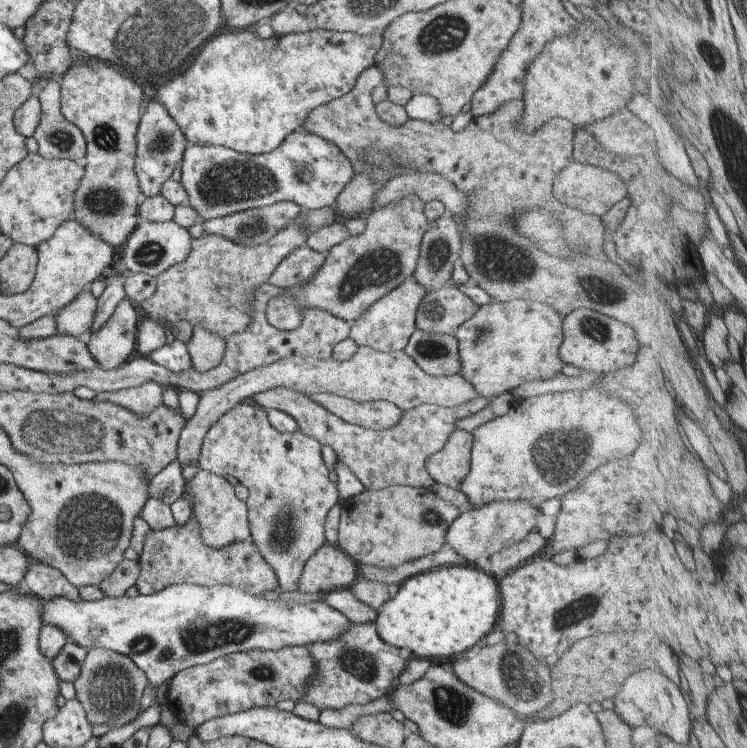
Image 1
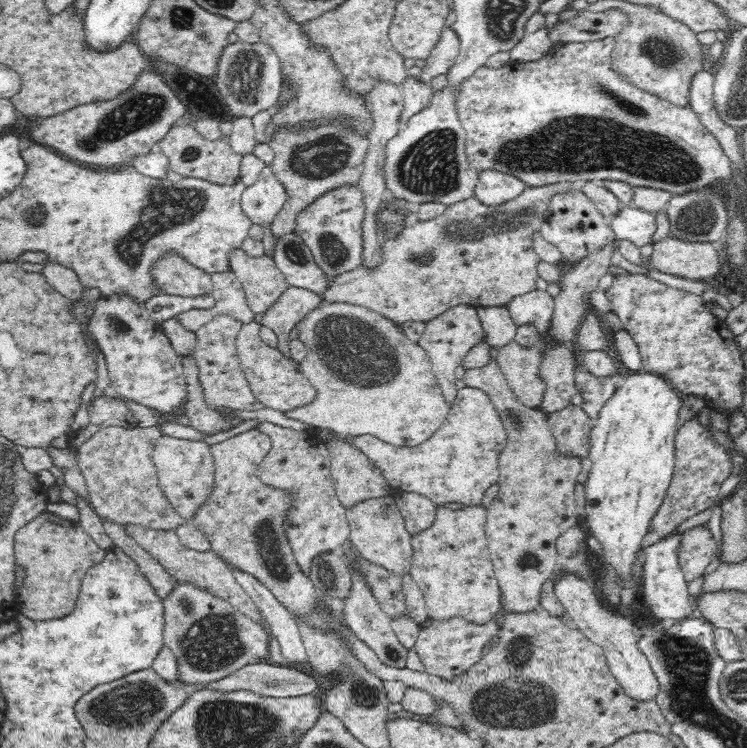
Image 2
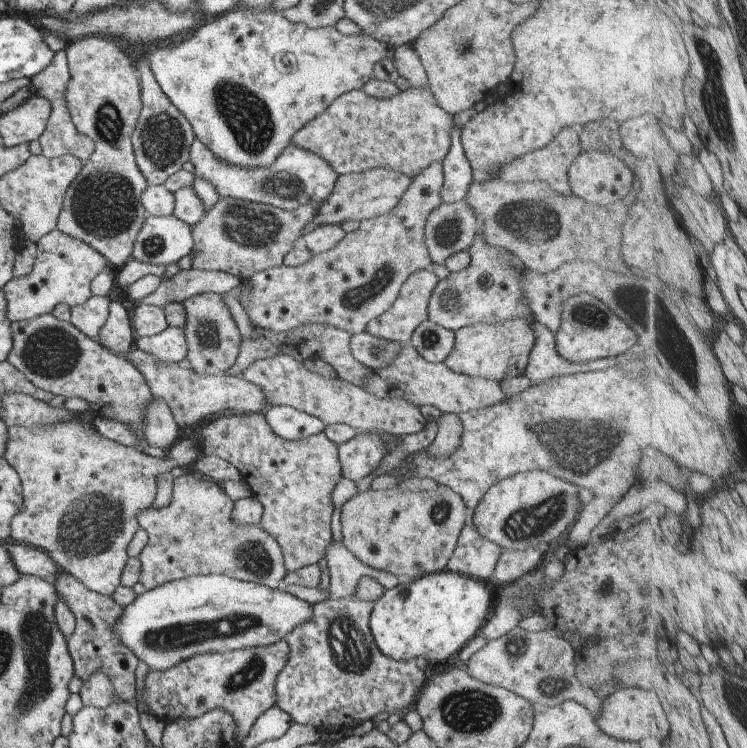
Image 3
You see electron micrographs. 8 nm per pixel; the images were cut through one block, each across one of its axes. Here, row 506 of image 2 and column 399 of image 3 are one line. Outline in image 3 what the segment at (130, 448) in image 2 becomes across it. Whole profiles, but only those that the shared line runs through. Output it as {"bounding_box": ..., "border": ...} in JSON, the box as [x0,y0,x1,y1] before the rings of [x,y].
{"bounding_box":[290,84,452,179],"border":[[[428,84],[425,87],[416,89],[411,87],[398,91],[390,99],[374,99],[359,89],[335,97],[323,112],[295,132],[290,142],[320,156],[338,175],[360,173],[367,169],[381,167],[412,179],[432,162],[443,160],[449,148],[448,130],[451,122],[452,116],[436,103]]]}

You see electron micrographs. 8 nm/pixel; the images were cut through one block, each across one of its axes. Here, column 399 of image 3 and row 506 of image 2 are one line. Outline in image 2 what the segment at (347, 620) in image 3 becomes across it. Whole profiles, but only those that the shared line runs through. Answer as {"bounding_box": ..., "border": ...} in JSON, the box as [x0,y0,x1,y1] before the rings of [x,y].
{"bounding_box":[650,418,731,538],"border":[[[694,418],[680,428],[675,438],[675,469],[667,494],[652,517],[650,529],[662,538],[674,535],[676,524],[706,508],[712,508],[720,494],[721,484],[728,478],[731,467],[724,446],[715,442]]]}

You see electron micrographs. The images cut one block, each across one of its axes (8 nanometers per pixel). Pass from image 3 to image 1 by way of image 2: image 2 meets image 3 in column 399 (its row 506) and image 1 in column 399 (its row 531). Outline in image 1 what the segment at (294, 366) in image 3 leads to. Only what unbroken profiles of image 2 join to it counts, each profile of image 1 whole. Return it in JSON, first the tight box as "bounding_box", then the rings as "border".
{"bounding_box":[308,394,402,431],"border":[[[311,394],[308,397],[337,418],[374,431],[395,426],[402,414],[397,406],[382,400],[358,403],[336,394]]]}

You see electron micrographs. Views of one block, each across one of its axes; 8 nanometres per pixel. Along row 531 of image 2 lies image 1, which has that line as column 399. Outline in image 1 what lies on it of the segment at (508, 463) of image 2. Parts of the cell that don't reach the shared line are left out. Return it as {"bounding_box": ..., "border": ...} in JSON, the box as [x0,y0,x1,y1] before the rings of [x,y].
{"bounding_box":[335,485,459,568],"border":[[[399,485],[379,490],[363,489],[341,503],[335,545],[356,566],[395,568],[441,549],[445,545],[445,530],[459,514],[453,504],[429,490]]]}

